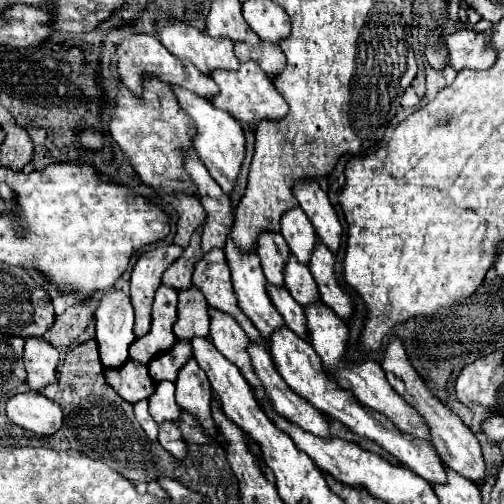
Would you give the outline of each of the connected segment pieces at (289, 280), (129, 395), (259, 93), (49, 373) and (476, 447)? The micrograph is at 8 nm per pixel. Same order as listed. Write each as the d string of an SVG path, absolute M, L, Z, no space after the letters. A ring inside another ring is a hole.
M290 255L290 261L284 269L284 281L288 293L302 305L308 307L312 303L320 303L320 293L314 283L314 277L306 265L298 265L298 261Z
M132 359L116 371L106 369L106 381L120 397L124 397L124 401L132 405L142 399L150 399L150 395L156 391L148 367Z
M242 63L240 71L214 73L212 79L220 87L220 93L212 99L212 105L228 111L240 123L258 125L262 121L280 121L280 117L288 113L288 103L280 97L270 77L266 73L260 73L260 69L256 69L256 65L252 63Z
M28 337L24 345L24 363L28 373L26 383L32 391L38 391L56 379L58 351L42 337Z
M392 337L388 341L388 347L384 351L384 359L380 361L380 367L384 369L386 379L392 385L392 389L396 389L396 393L400 393L400 397L404 397L404 401L408 401L408 405L412 405L424 417L424 421L426 421L426 425L430 429L430 435L432 435L434 449L440 453L442 463L448 465L448 469L452 469L454 473L466 477L468 481L472 481L476 485L484 483L484 479L486 479L486 463L484 463L478 439L460 421L460 417L456 413L452 413L444 403L440 403L438 397L426 387L426 383L422 381L422 377L410 365L410 361L406 357L404 343L398 337Z

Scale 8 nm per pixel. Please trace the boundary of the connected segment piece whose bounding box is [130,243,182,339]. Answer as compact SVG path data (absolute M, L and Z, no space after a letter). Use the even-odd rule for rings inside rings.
M172 243L172 245L160 245L138 257L138 261L132 269L132 281L130 281L130 299L132 299L132 307L134 307L134 315L136 315L134 335L138 339L150 331L154 293L160 287L162 273L180 255L182 255L182 249Z

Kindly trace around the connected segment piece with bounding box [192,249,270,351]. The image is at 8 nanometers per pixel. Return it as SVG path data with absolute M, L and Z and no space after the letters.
M220 249L206 253L204 259L200 263L196 263L192 283L196 289L200 289L204 293L204 297L212 309L232 315L238 321L238 325L246 331L246 335L250 337L252 343L264 345L266 351L270 351L268 341L260 337L258 329L252 325L252 321L248 321L248 317L244 317L244 313L240 313L240 307L236 305L230 269L228 269L226 257Z

